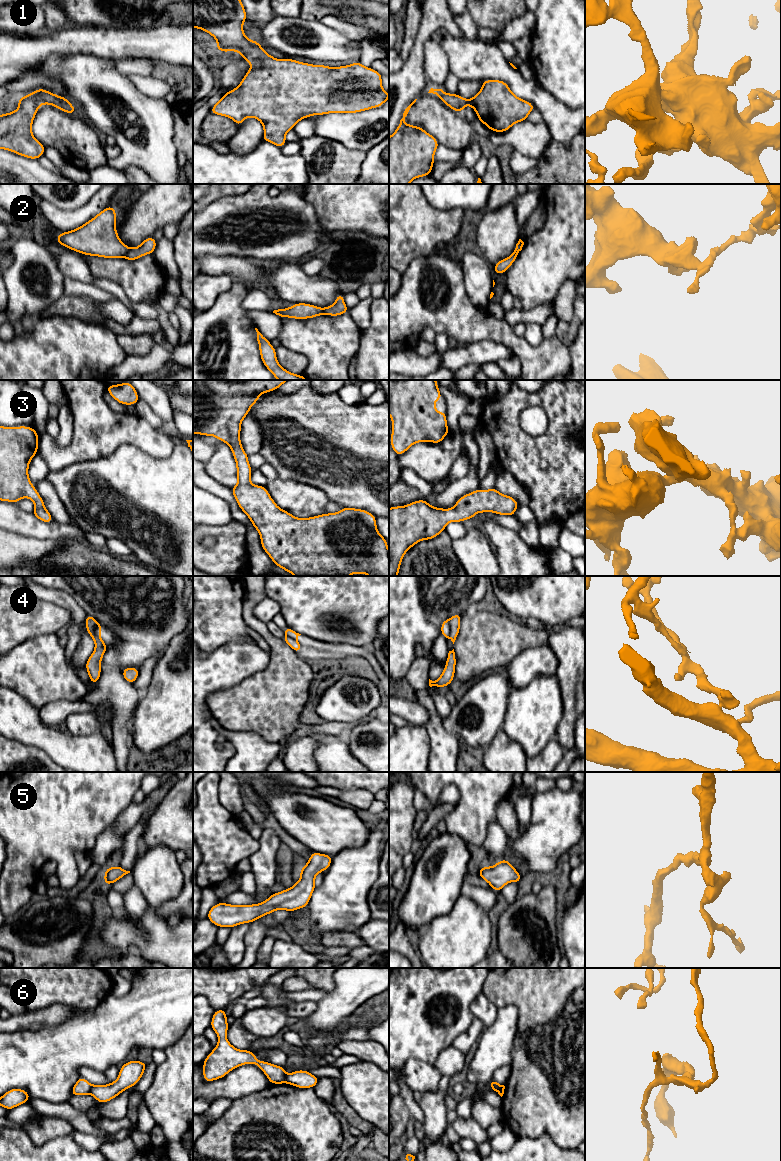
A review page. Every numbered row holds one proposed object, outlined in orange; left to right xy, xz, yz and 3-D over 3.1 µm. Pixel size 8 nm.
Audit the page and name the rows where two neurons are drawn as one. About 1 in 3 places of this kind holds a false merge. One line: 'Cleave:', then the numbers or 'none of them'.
Cleave: 2, 4, 6

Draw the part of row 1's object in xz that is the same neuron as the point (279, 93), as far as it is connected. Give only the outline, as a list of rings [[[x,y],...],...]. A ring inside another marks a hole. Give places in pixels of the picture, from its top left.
[[[193,0],[193,28],[201,29],[213,36],[217,41],[216,49],[220,52],[236,51],[251,65],[240,84],[225,93],[211,107],[211,114],[231,118],[237,126],[240,126],[247,117],[254,117],[263,125],[263,141],[282,148],[287,143],[285,135],[293,130],[301,119],[328,113],[359,113],[380,107],[389,99],[388,91],[382,88],[381,73],[363,66],[359,61],[351,65],[329,67],[303,63],[292,58],[274,58],[262,48],[259,42],[245,36],[243,23],[246,19],[247,13],[241,0]]]

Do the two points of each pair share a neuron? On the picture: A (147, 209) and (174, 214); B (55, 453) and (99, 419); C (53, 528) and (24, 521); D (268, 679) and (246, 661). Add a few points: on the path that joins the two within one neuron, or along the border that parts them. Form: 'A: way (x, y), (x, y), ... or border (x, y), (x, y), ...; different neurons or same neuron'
A: way (154, 209), (167, 209); same neuron
B: way (66, 453), (88, 430); same neuron
C: way (46, 528), (31, 526); same neuron
D: border (269, 654), (269, 663), (263, 670), (238, 684); different neurons

